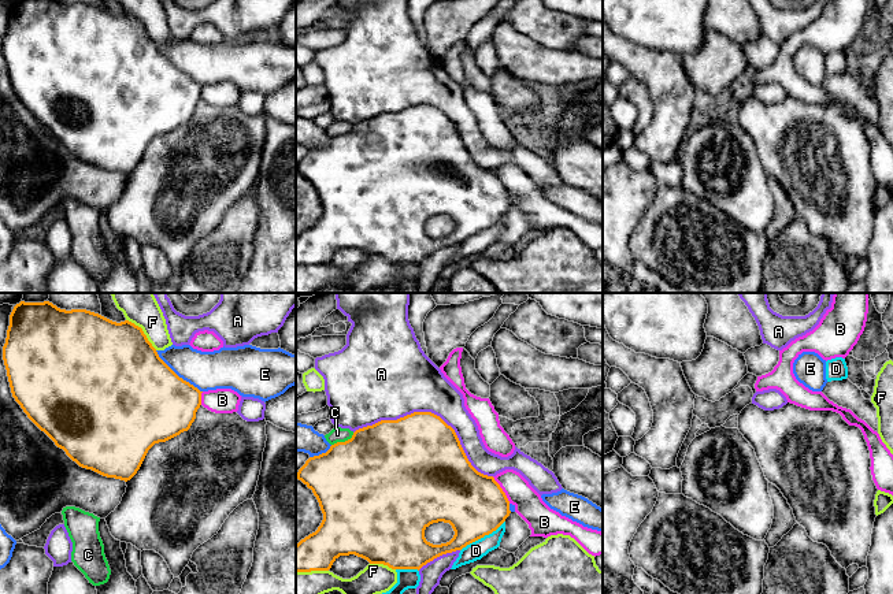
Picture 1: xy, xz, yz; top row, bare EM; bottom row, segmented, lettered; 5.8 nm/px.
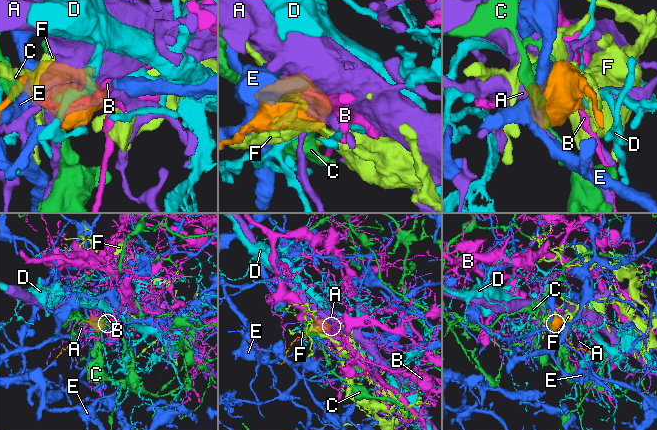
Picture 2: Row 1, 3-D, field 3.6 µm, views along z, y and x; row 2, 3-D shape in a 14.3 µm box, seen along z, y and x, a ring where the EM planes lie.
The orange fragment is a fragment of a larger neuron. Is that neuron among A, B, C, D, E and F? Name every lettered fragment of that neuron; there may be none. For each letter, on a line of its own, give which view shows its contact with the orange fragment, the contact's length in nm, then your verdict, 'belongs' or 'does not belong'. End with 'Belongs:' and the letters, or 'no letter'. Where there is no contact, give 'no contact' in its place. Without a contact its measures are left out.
A: xz | 850 nm | does not belong
B: xz | 190 nm | belongs
C: xz | 150 nm | does not belong
D: xz | 320 nm | does not belong
E: xy | 380 nm | does not belong
F: xy | 260 nm | does not belong
Belongs: B

